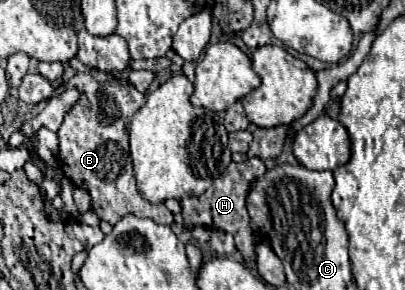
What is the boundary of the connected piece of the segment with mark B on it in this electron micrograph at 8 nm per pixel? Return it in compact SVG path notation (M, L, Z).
M91 71L91 73L79 73L77 77L79 87L83 89L83 97L77 101L77 105L65 115L65 121L61 129L57 131L59 135L59 163L63 173L75 183L79 189L87 189L91 195L91 207L97 213L99 219L115 225L121 217L127 213L133 213L135 217L147 217L153 219L161 225L171 225L173 215L163 203L149 203L141 197L135 177L133 177L133 165L129 157L129 133L127 133L127 123L135 111L139 111L145 105L145 95L139 93L133 85L127 83L127 77L115 77L109 73L101 71Z

